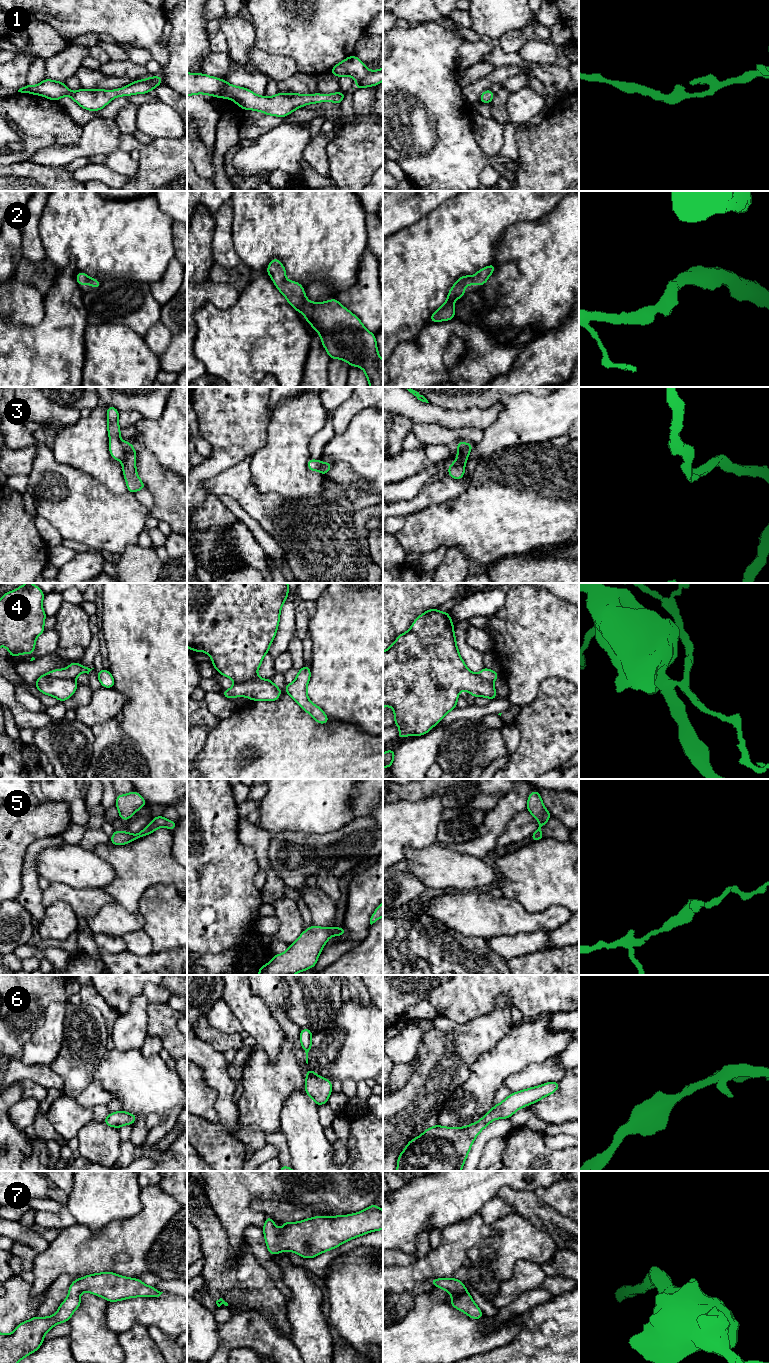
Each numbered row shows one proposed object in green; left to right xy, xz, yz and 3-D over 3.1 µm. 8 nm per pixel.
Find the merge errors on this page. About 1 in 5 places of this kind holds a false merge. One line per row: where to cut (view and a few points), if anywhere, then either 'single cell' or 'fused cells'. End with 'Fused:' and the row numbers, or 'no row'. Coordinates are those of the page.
1: cut none; single cell
2: cut none; single cell
3: cut none; single cell
4: cut xy (45, 674), (51, 677), (74, 679); fused cells
5: cut none; single cell
6: cut none; single cell
7: cut none; single cell
Fused: 4

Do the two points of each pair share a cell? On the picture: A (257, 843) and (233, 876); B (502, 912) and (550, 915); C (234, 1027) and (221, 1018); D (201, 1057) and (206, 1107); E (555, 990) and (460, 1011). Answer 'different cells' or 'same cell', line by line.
A: different cells
B: same cell
C: same cell
D: different cells
E: same cell

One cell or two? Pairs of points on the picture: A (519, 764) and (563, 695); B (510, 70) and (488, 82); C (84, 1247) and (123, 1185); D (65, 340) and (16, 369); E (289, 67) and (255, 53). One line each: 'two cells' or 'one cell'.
A: one cell
B: one cell
C: two cells
D: one cell
E: one cell

